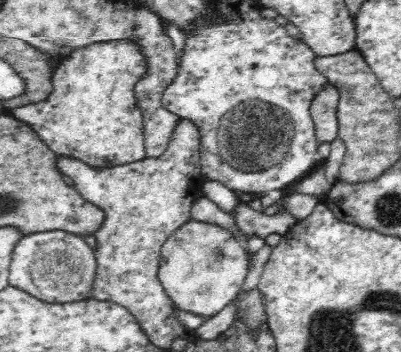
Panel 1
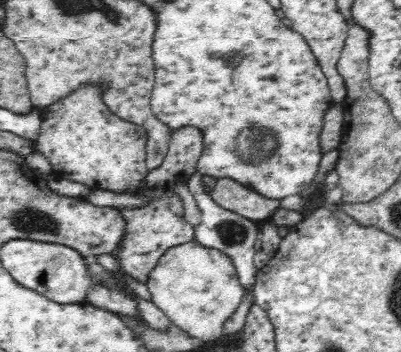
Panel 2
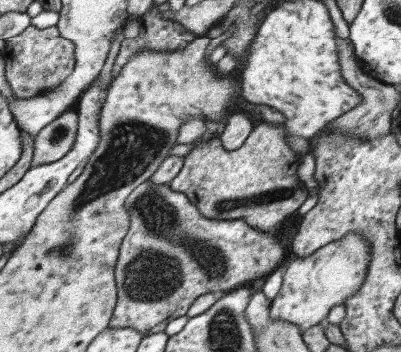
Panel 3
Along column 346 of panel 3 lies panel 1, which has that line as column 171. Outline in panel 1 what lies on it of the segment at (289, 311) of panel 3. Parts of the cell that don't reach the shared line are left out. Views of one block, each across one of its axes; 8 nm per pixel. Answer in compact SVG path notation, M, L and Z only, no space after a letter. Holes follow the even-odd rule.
M188 220L162 246L158 282L166 296L182 310L192 312L204 320L216 316L224 306L236 300L248 274L246 246L236 240L232 232L208 222Z

